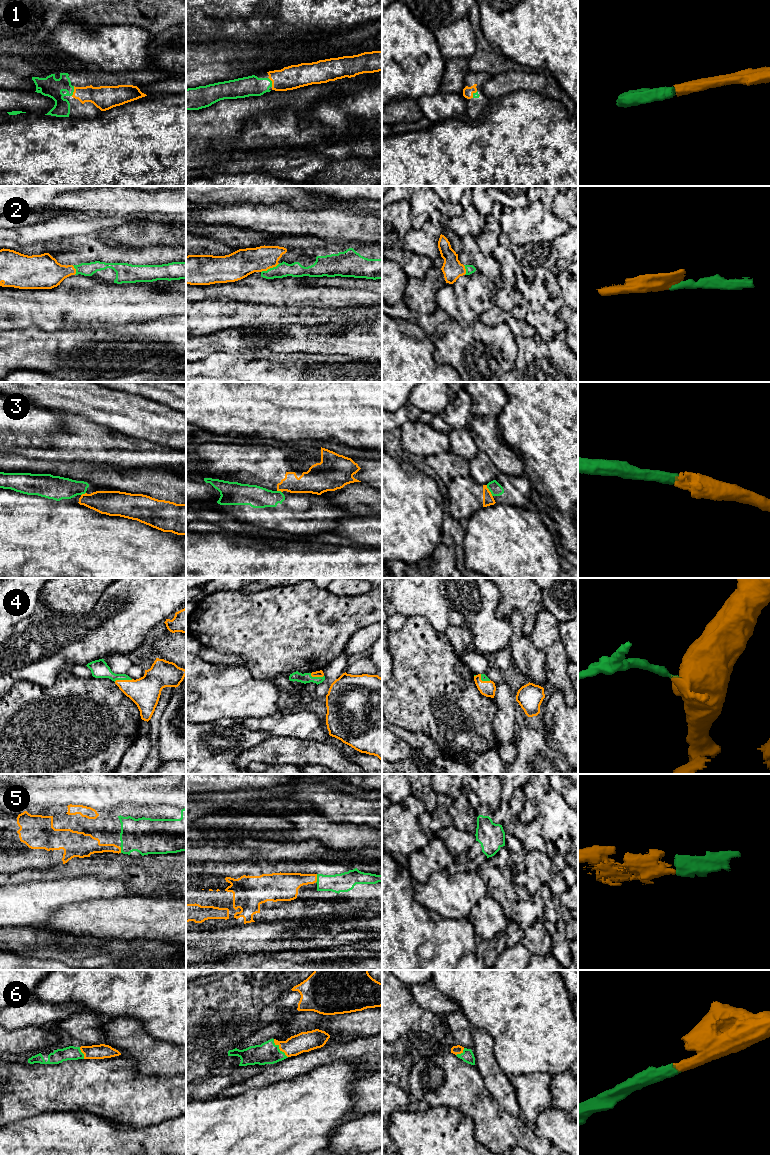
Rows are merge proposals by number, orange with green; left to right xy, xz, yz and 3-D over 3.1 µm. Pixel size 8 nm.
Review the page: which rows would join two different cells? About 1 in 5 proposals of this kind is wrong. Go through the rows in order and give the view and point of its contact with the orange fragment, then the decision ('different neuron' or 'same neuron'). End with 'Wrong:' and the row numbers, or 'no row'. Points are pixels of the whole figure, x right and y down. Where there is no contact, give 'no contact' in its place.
1: contact xy (74, 91); same neuron
2: contact xz (269, 268); same neuron
3: contact yz (489, 491); different neuron
4: contact xy (123, 680); same neuron
5: contact xz (316, 878); same neuron
6: contact xz (279, 1048); same neuron
Wrong: 3

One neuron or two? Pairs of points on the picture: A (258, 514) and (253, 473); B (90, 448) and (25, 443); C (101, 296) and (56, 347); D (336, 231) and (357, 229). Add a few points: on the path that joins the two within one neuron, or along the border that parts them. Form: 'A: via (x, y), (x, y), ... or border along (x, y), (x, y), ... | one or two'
A: border along (231, 481), (255, 484), (257, 486) | two
B: via (74, 443), (41, 443) | one
C: border along (87, 325), (82, 328), (72, 329) | two
D: via (341, 229), (352, 229) | one

